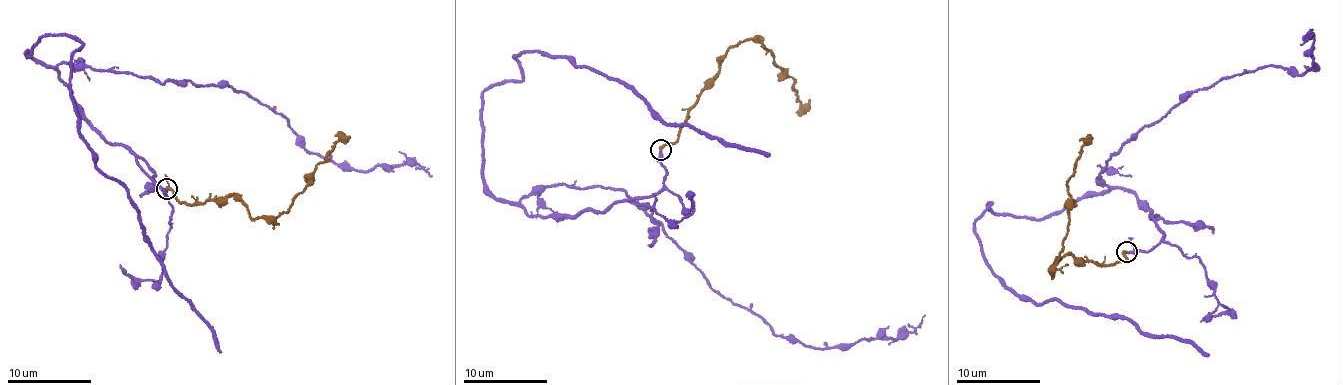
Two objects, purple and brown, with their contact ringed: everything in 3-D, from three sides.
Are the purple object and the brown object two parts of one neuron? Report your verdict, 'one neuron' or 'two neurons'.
one neuron

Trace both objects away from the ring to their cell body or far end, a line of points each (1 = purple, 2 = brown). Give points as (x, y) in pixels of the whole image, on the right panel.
1: (1127, 252), (1164, 234), (1119, 188), (1037, 220), (991, 202), (976, 221), (1006, 288), (1207, 356)
2: (1127, 252), (1125, 259), (1107, 264), (1065, 254), (1051, 276), (1063, 250), (1070, 215), (1069, 180), (1090, 134)

